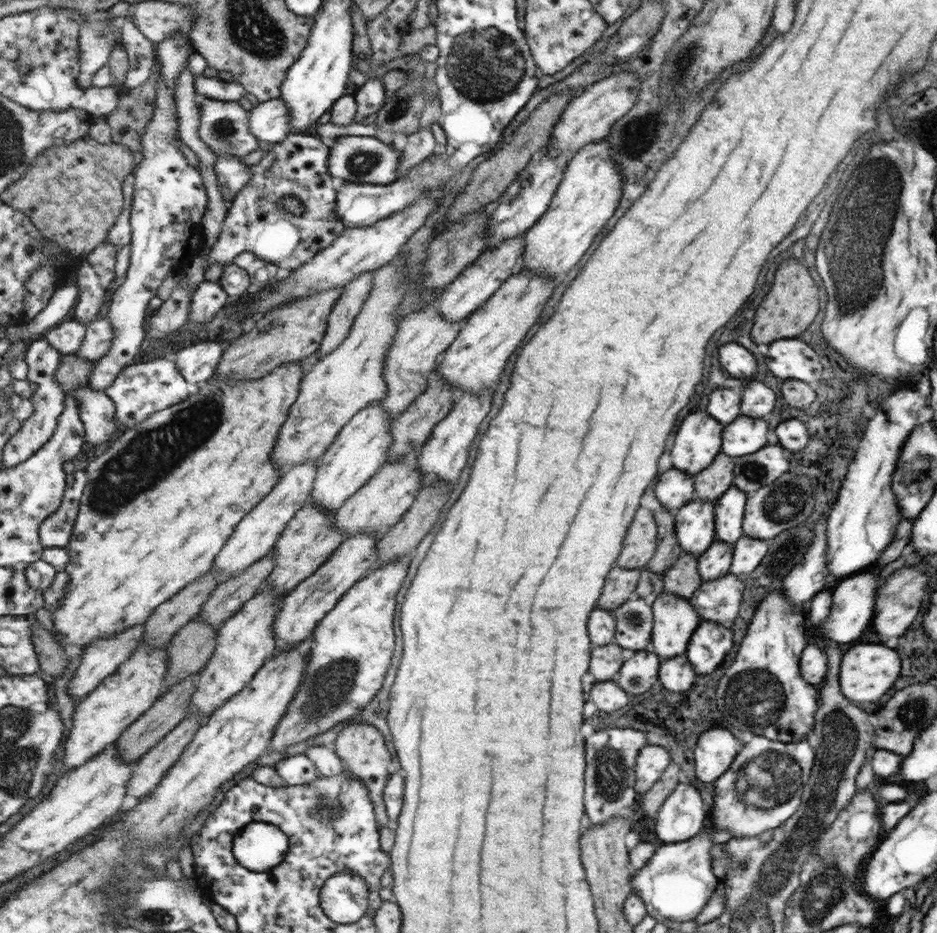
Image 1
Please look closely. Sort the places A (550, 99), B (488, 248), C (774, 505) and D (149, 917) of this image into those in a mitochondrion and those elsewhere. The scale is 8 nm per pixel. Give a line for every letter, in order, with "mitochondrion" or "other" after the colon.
A: other
B: other
C: mitochondrion
D: mitochondrion

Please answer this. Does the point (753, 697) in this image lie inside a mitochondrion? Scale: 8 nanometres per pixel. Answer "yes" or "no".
yes

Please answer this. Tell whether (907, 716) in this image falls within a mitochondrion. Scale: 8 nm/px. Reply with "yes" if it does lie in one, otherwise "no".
yes

